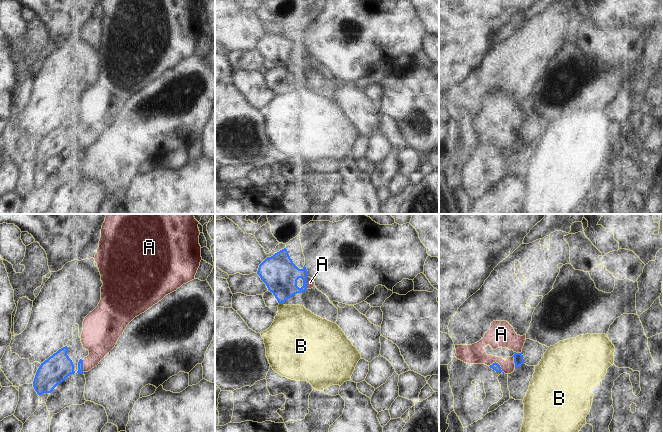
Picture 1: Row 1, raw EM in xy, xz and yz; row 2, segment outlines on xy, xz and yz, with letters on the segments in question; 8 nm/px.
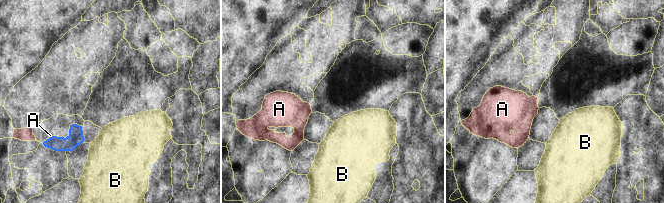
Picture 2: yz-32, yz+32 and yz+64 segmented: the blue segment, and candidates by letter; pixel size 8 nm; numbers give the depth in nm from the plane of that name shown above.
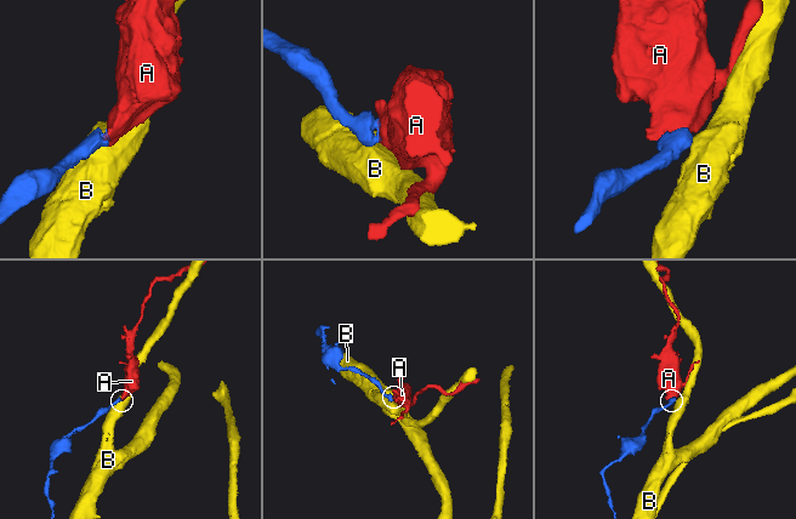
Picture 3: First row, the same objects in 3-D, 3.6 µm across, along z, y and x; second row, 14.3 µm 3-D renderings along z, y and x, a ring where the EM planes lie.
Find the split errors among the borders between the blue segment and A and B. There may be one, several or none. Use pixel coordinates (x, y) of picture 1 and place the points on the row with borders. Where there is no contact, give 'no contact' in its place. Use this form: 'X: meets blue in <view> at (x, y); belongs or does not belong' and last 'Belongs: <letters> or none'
A: meets blue in yz at (498, 364); belongs
B: meets blue in xz at (281, 303); does not belong
Belongs: A

